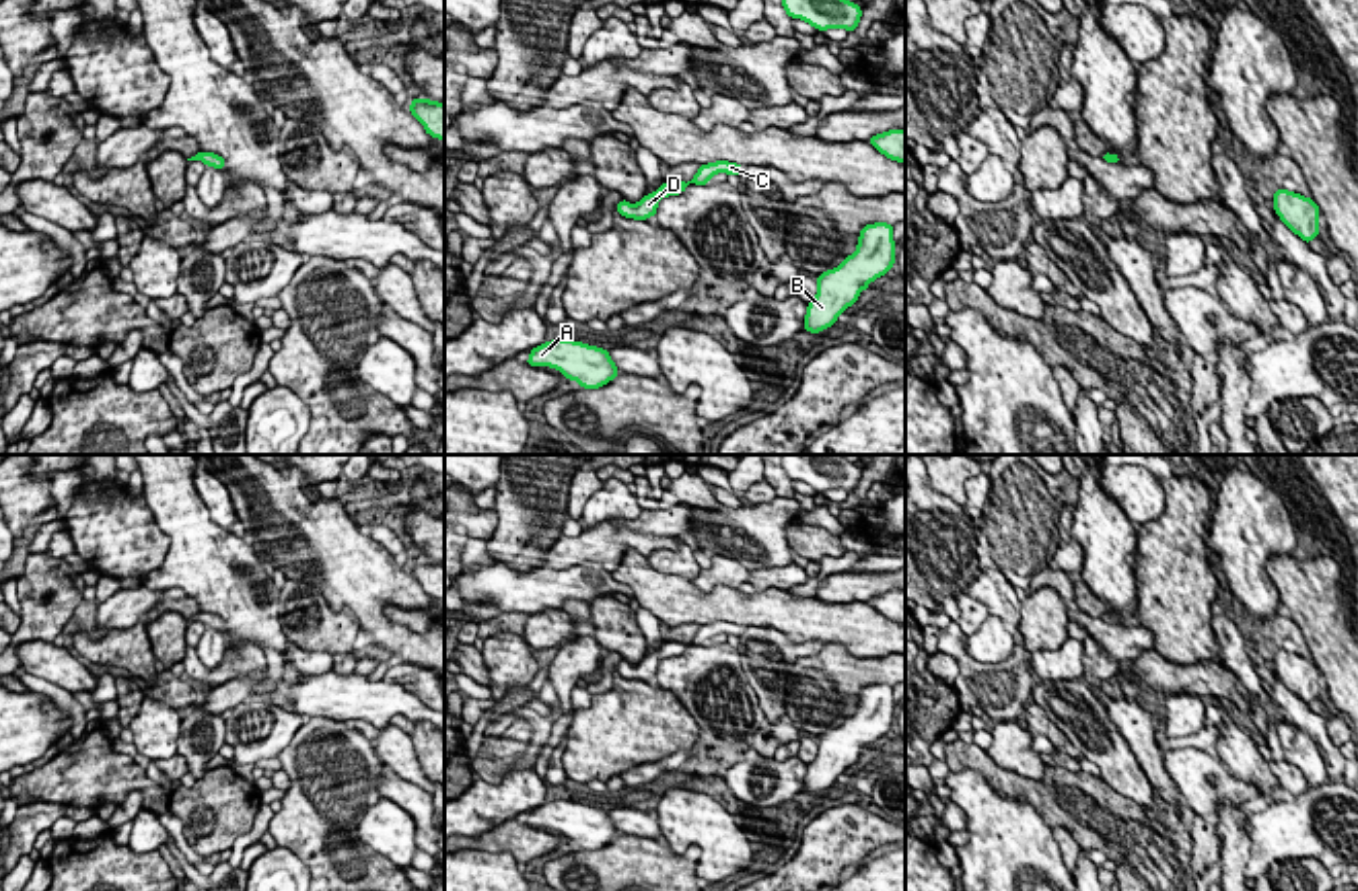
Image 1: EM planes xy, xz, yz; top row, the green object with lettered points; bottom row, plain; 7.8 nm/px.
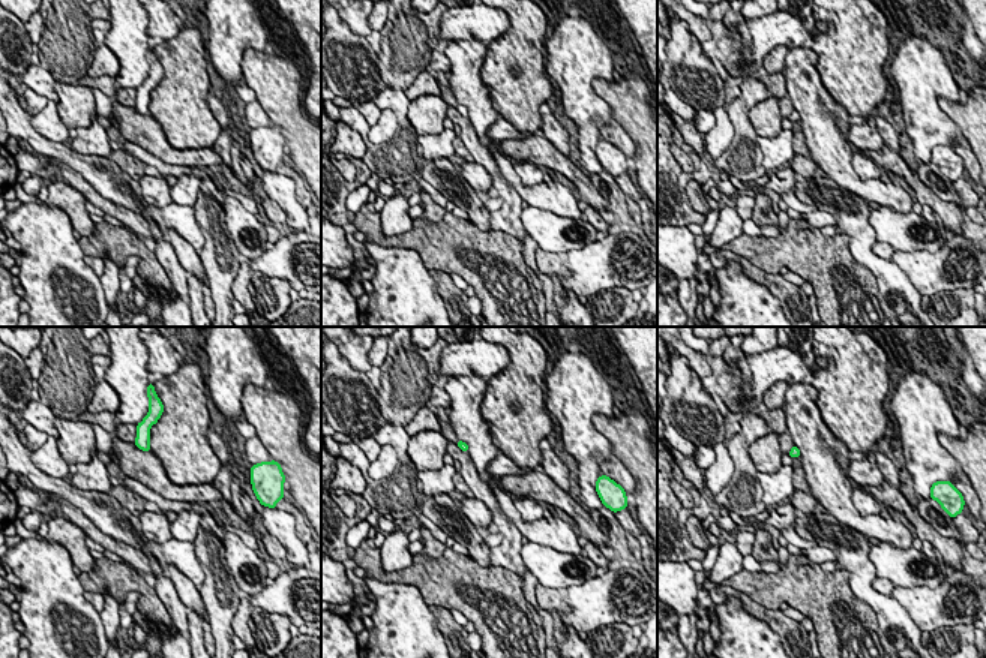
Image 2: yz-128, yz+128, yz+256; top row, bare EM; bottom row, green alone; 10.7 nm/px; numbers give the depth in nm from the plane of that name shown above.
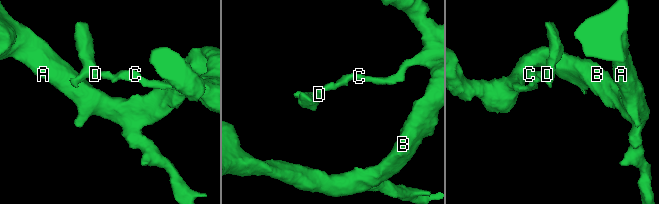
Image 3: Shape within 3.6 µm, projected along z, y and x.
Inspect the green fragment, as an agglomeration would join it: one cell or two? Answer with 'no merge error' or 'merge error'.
no merge error

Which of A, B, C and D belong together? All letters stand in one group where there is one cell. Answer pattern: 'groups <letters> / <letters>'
groups A B C D

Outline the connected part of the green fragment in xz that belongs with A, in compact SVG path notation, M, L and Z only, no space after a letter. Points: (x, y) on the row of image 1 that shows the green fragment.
M551 340L531 348L529 366L549 366L576 381L582 389L599 389L617 377L617 366L605 348L574 340Z

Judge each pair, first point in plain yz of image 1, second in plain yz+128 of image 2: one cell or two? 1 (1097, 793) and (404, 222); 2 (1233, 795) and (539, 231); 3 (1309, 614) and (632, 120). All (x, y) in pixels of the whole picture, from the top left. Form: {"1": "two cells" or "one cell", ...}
{"1": "two cells", "2": "one cell", "3": "one cell"}

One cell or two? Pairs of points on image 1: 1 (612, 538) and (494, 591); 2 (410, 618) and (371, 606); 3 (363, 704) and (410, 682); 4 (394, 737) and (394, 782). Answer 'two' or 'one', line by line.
1: two
2: two
3: two
4: two

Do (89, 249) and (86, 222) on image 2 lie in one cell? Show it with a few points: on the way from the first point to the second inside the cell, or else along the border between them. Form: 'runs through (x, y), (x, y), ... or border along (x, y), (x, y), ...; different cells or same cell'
border along (95, 224), (93, 233), (81, 236); different cells

